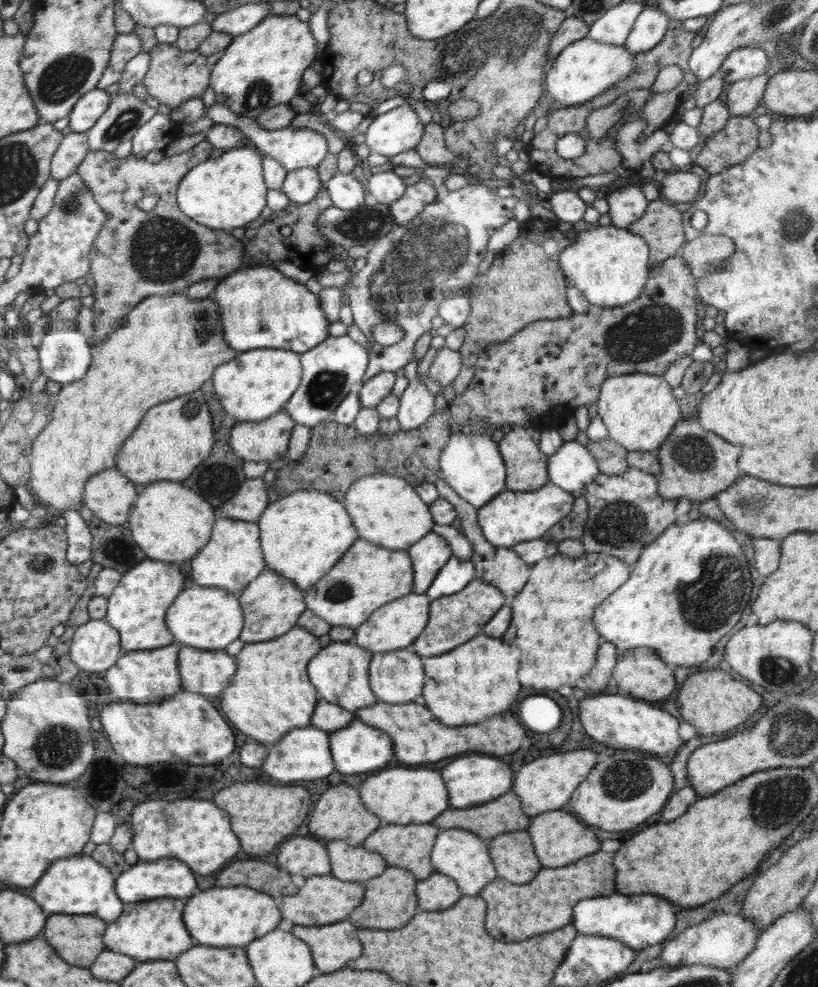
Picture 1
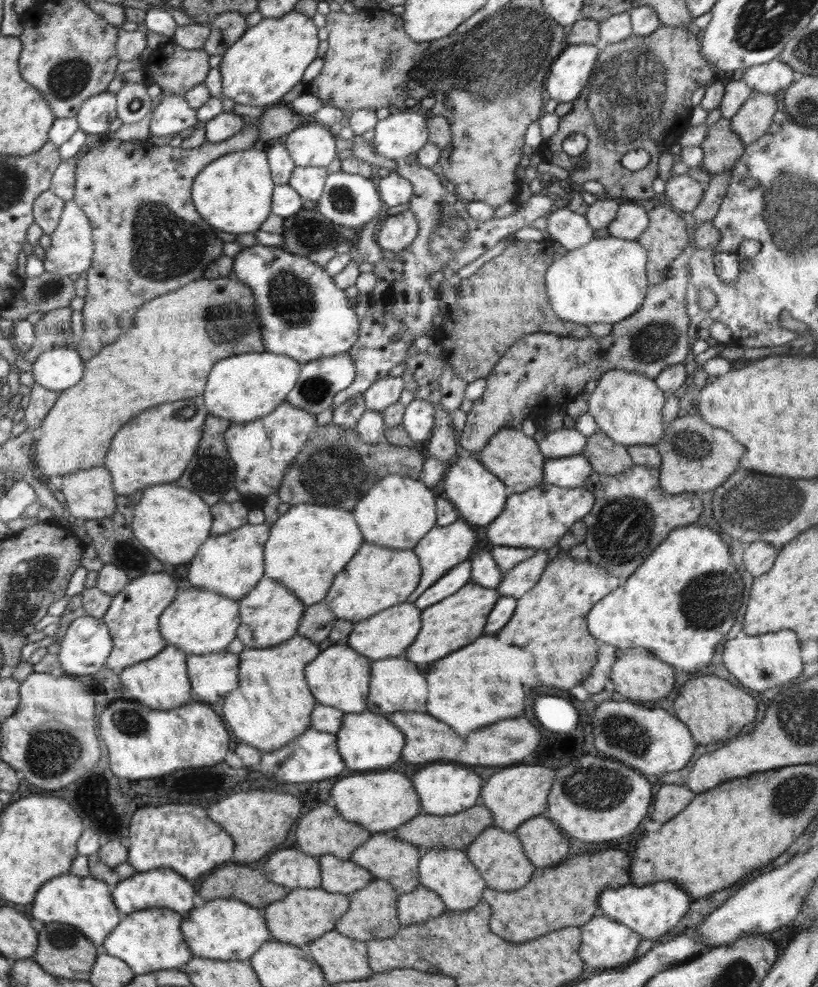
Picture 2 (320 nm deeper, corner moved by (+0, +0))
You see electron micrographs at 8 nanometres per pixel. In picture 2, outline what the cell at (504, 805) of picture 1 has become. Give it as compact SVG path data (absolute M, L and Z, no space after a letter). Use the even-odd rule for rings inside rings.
M484 806L468 808L454 816L415 816L402 826L392 830L392 835L404 842L409 842L421 849L421 851L440 851L442 849L455 849L467 851L469 844L488 827L493 826L493 814Z

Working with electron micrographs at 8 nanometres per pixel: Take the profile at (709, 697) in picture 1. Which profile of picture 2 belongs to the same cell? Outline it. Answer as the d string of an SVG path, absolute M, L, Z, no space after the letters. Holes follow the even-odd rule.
M702 676L688 680L680 688L678 698L672 702L672 706L674 716L690 728L696 745L736 738L740 730L754 720L758 708L756 700L750 694L742 692L740 688L718 676Z

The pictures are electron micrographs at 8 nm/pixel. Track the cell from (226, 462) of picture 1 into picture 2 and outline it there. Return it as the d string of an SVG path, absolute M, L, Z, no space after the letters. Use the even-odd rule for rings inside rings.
M208 414L204 423L204 436L198 444L198 450L194 452L194 458L192 462L188 464L186 472L180 476L180 486L188 488L188 490L196 490L196 494L200 494L202 498L208 498L208 504L216 504L220 502L220 499L224 495L224 492L228 492L235 488L235 474L237 469L235 468L235 462L230 460L231 456L228 456L227 444L225 443L225 430L232 424L227 418L220 418L212 414Z

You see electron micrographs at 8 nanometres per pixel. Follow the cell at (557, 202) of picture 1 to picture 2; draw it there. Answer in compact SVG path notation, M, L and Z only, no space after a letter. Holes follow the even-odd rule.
M559 203L551 210L546 226L550 238L570 250L576 250L594 239L594 230L586 218Z

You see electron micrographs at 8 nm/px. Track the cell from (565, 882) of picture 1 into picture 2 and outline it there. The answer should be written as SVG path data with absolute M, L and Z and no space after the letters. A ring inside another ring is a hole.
M606 850L598 854L576 856L552 870L537 867L528 884L514 892L500 892L487 886L482 900L486 900L492 908L490 930L510 942L528 942L566 926L586 924L598 913L597 900L605 890L631 882L632 855L622 850Z

